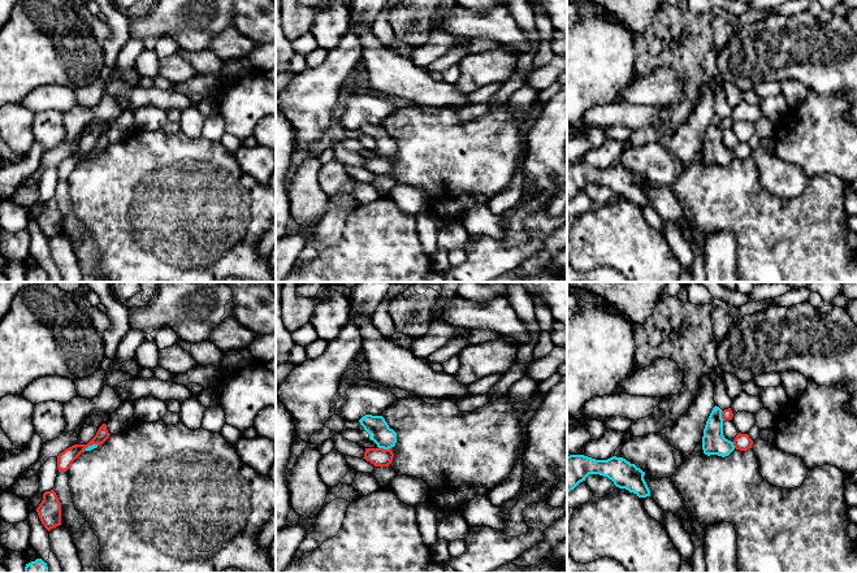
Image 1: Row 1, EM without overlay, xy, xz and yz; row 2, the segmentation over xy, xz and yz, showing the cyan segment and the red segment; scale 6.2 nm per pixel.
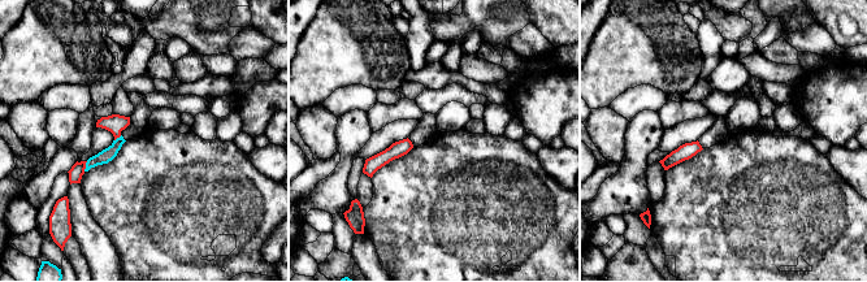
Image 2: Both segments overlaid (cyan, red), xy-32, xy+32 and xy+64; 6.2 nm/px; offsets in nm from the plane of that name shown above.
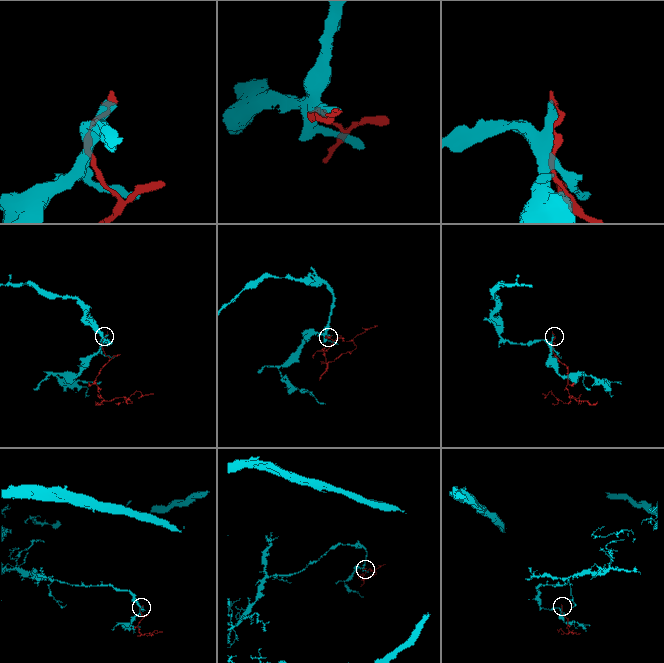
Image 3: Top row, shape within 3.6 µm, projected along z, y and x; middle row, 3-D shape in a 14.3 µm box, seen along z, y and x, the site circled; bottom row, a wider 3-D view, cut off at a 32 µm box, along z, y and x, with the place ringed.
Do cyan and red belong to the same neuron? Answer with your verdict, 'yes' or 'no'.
no

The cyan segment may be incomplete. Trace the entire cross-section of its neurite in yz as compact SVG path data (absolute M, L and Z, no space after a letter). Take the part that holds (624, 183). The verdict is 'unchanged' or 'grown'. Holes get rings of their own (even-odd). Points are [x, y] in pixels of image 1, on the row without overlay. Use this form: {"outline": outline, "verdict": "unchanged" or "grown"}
{"outline": "M584 164L567 165L567 203L589 183L607 186L619 197L626 197L639 207L650 205L644 188L645 181L623 166L613 165L607 169L596 169Z", "verdict": "unchanged"}

